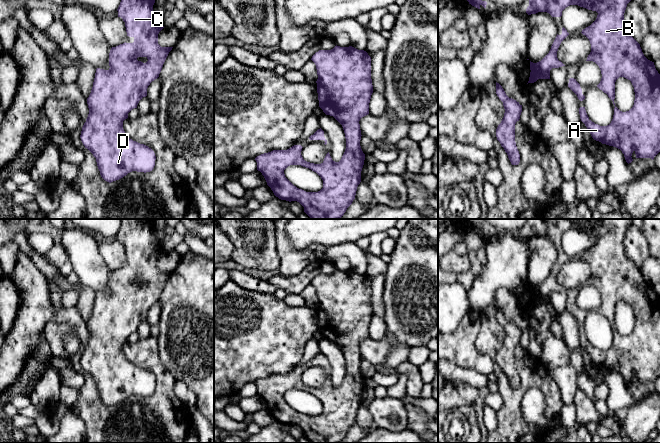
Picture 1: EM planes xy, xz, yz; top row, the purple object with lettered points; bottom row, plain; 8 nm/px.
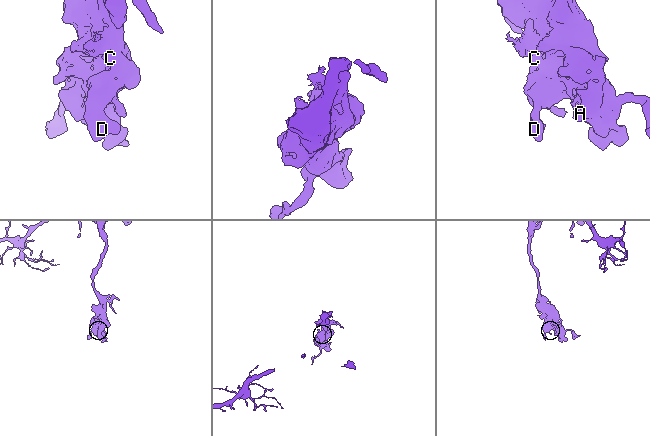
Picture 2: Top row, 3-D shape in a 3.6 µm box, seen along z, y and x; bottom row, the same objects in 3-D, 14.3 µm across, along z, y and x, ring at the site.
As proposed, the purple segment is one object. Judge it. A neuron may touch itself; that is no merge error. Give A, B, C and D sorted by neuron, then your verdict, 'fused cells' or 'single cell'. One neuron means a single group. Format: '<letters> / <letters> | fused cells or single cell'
A B C D | single cell

